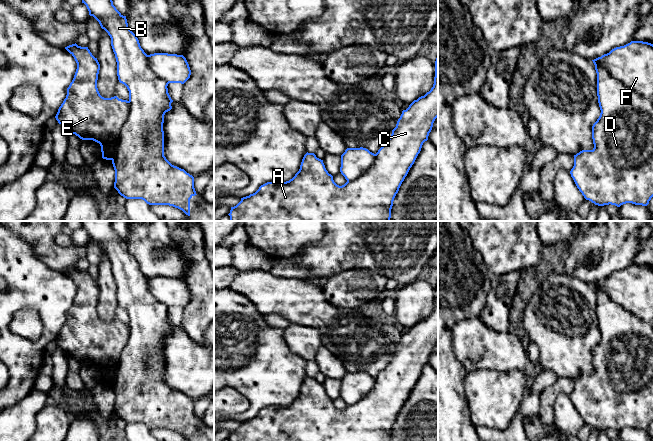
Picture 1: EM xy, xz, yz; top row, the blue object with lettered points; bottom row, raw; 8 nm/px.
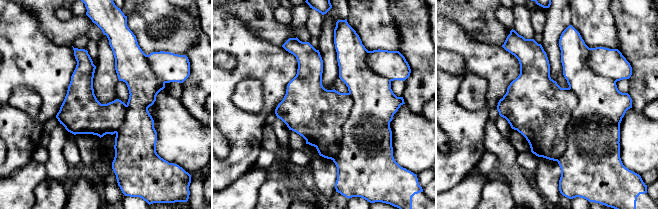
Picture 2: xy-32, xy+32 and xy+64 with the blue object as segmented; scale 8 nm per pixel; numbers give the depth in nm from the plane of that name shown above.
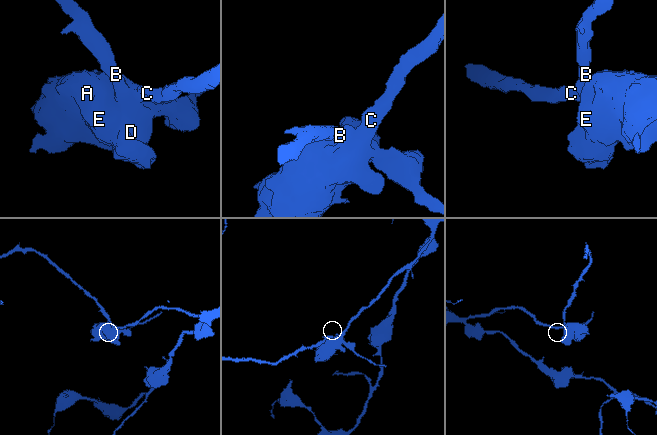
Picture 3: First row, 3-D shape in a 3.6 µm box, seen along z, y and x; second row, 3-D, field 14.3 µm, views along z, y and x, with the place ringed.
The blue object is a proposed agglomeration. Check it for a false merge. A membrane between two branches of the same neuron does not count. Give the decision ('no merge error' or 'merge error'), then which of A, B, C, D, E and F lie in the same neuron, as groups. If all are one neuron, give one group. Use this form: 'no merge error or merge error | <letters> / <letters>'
merge error | A C E F / B D

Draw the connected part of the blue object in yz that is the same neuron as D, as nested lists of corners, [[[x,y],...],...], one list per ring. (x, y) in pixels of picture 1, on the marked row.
[[[596,59],[592,61],[597,73],[597,96],[601,113],[592,126],[594,148],[574,155],[571,177],[584,198],[595,205],[611,204],[620,207],[632,203],[647,206],[653,197],[653,104],[615,79]]]

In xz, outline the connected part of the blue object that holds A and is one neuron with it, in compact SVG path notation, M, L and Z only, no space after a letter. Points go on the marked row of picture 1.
M438 56L435 61L433 87L402 111L391 136L375 154L375 162L366 173L339 186L326 170L323 160L317 158L314 153L307 152L302 159L299 171L292 179L286 182L267 182L261 185L255 193L241 198L236 206L231 207L228 214L230 221L390 221L394 198L420 153L423 143L428 140L437 117Z

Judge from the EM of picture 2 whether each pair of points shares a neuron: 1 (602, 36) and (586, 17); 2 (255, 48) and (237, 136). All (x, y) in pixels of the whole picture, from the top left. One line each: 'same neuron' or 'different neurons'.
1: same neuron
2: same neuron

